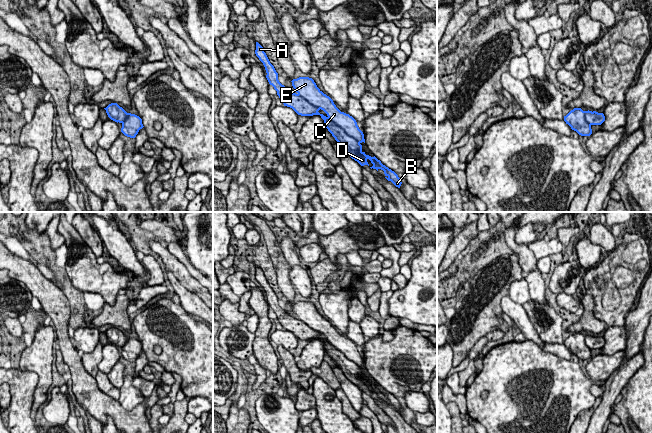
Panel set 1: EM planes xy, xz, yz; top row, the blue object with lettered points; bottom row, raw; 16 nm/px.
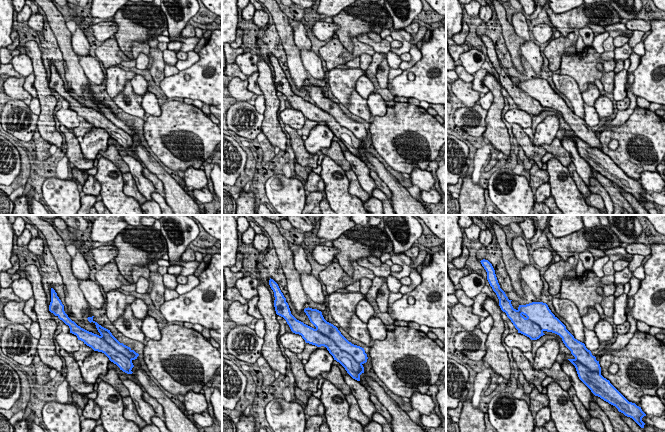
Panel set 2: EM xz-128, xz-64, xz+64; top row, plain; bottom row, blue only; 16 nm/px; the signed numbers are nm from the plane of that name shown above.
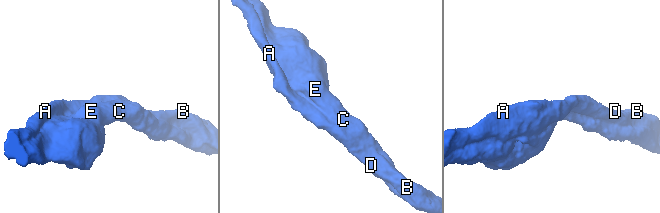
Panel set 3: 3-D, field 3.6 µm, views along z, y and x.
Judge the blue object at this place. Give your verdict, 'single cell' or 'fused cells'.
single cell

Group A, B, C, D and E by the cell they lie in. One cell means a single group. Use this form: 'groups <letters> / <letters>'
groups A B C D E

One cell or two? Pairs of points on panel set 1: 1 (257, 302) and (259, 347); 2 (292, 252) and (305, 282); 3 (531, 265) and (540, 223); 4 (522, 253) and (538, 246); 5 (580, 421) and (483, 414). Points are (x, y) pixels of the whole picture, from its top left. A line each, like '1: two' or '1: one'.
1: one
2: one
3: two
4: two
5: two

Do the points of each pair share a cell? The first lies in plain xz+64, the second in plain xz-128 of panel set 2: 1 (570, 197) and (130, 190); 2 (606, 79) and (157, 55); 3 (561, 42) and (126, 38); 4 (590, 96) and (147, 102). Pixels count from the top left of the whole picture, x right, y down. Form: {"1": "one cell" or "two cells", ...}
{"1": "two cells", "2": "one cell", "3": "two cells", "4": "one cell"}

